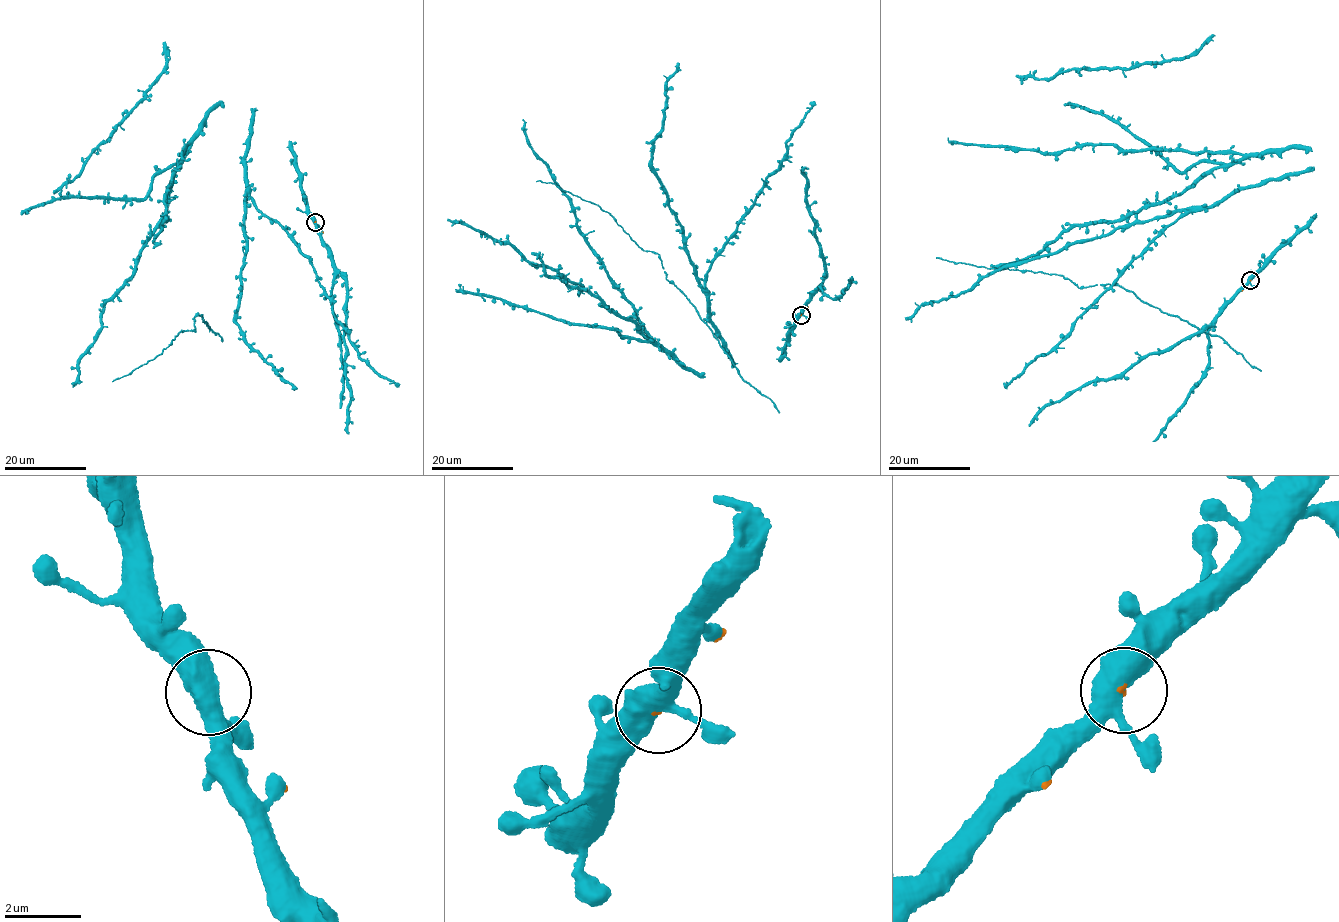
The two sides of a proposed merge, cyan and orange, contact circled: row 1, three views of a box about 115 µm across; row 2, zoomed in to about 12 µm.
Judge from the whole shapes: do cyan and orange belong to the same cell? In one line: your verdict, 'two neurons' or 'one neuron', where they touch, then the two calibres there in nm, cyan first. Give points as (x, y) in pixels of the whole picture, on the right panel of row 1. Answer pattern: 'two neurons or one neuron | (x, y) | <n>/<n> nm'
one neuron | (1250, 280) | 480/60 nm

